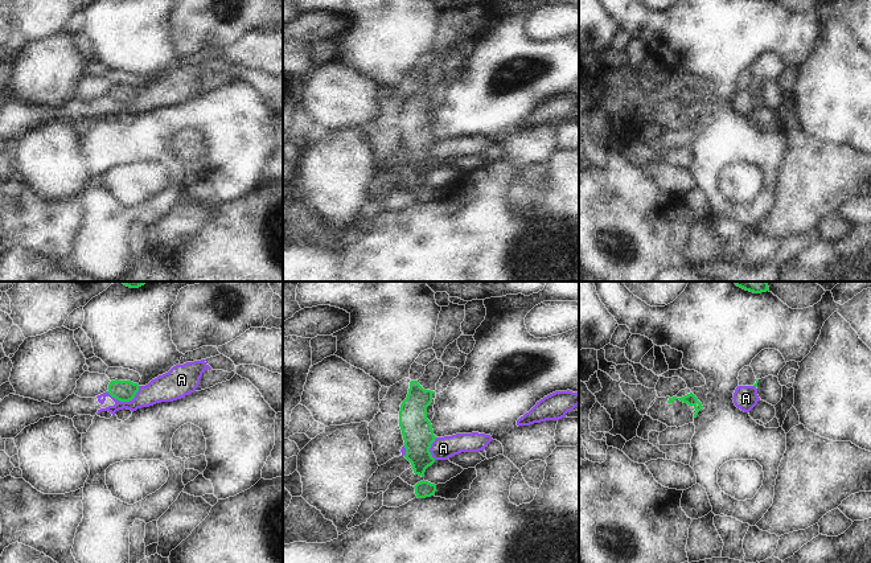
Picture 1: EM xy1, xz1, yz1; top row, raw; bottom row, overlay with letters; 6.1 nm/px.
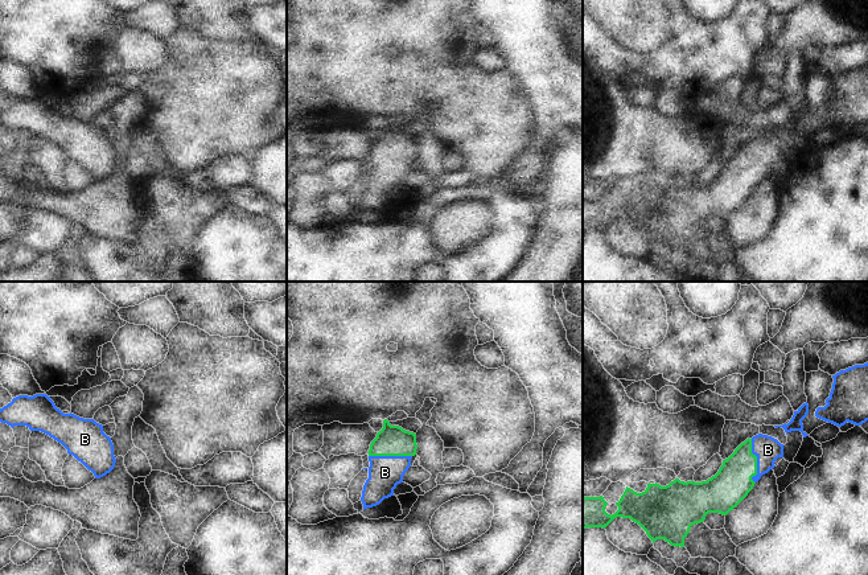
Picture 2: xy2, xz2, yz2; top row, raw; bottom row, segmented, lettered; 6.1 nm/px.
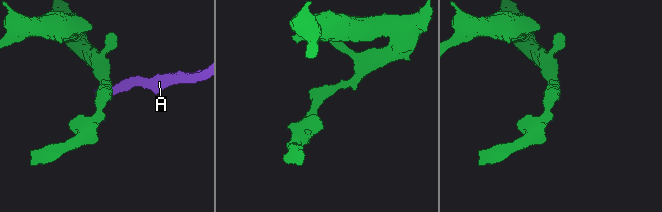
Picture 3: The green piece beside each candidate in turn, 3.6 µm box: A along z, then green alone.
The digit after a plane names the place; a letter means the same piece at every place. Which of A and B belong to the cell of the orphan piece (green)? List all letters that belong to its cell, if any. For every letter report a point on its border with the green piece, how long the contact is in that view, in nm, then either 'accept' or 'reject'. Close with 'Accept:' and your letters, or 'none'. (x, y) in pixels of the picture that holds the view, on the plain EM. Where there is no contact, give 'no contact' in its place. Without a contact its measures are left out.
A: meets green in xy1 at (124, 105); contact 220 nm long; reject
B: meets green in yz2 at (756, 165); contact 280 nm long; accept
Accept: B

